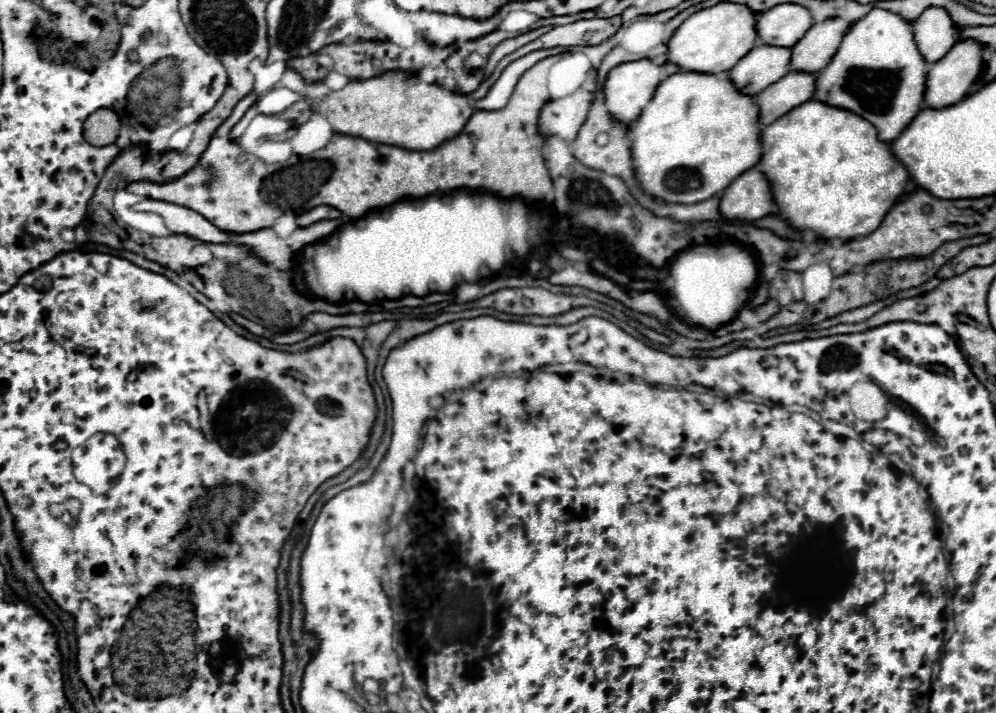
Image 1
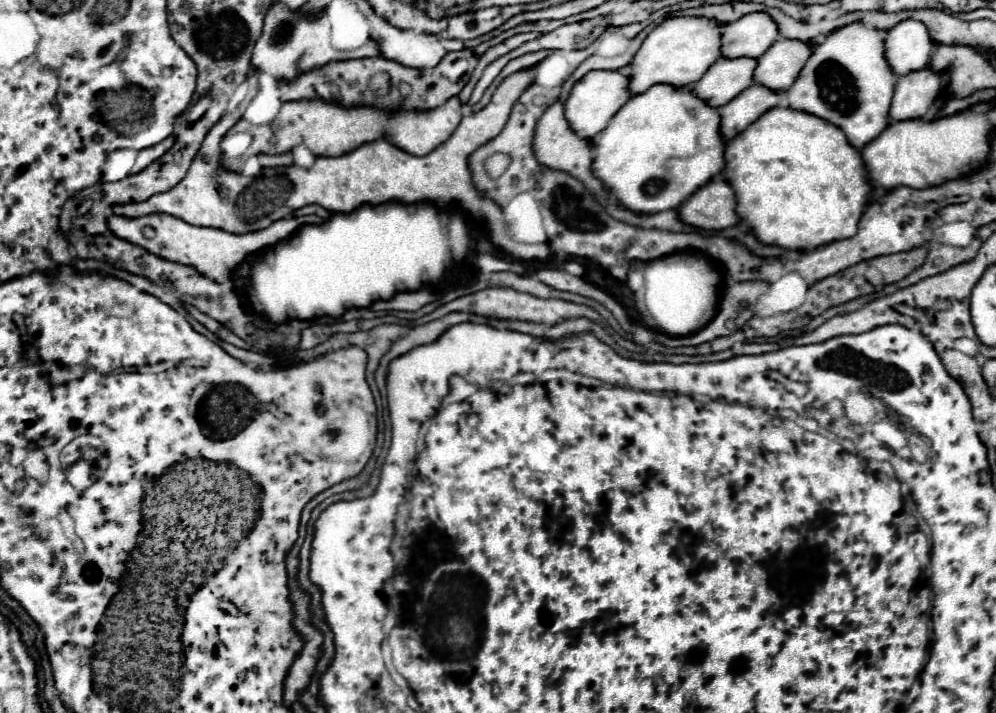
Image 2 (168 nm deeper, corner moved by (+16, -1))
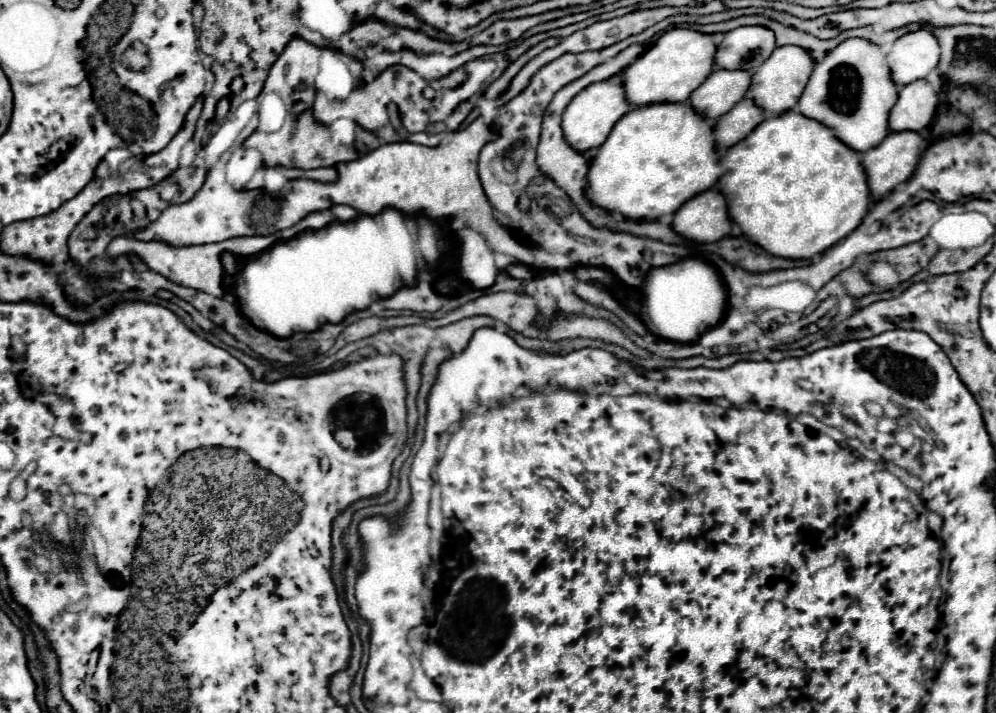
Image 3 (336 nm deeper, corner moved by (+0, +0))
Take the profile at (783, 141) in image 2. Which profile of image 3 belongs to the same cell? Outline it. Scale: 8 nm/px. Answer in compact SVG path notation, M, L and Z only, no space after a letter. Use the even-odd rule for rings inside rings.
M784 111L764 119L744 141L728 149L720 159L722 177L718 189L732 197L732 221L742 233L772 255L786 259L810 259L848 237L860 227L870 207L868 177L860 161L860 153L844 145L830 127L804 117L800 111Z

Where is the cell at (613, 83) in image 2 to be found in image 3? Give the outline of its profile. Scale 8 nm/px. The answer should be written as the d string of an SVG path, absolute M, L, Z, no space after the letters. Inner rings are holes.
M604 79L604 81L592 83L586 89L582 89L570 101L568 109L564 111L564 117L562 117L564 137L578 151L588 151L592 147L600 147L606 141L612 127L618 123L618 119L624 117L630 109L632 109L632 105L626 99L626 93L624 93L624 87L622 87L620 81Z

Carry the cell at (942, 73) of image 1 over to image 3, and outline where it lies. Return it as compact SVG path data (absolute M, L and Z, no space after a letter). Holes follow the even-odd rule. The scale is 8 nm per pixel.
M918 79L900 89L898 103L890 111L890 129L928 129L936 117L938 91L926 81Z

